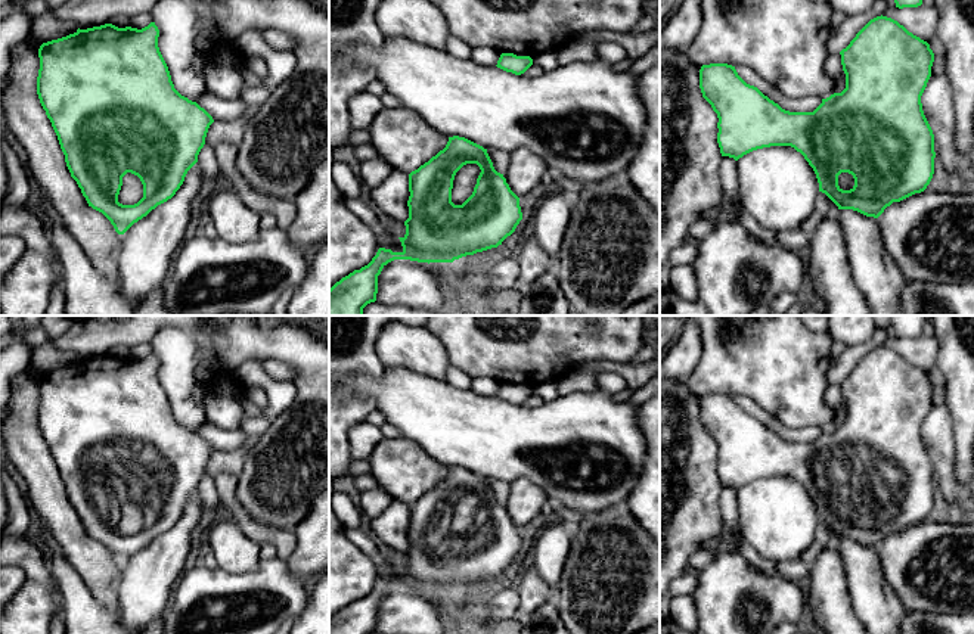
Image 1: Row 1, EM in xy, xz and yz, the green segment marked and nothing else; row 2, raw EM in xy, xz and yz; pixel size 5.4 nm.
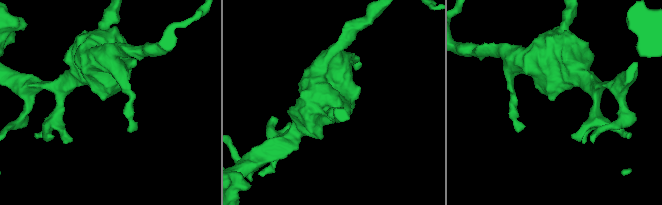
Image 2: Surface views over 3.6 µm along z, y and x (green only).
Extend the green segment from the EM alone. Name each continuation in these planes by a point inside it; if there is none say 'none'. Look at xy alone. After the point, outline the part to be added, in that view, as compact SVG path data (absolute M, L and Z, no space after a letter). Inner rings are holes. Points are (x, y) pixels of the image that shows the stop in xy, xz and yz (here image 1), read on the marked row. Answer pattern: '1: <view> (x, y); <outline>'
1: xy (132, 190); M131 173L122 177L122 186L118 195L118 202L122 205L134 205L143 198L143 184L140 178Z

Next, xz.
1: xz (465, 179); M477 164L463 165L455 175L452 202L462 205L474 192L481 170Z

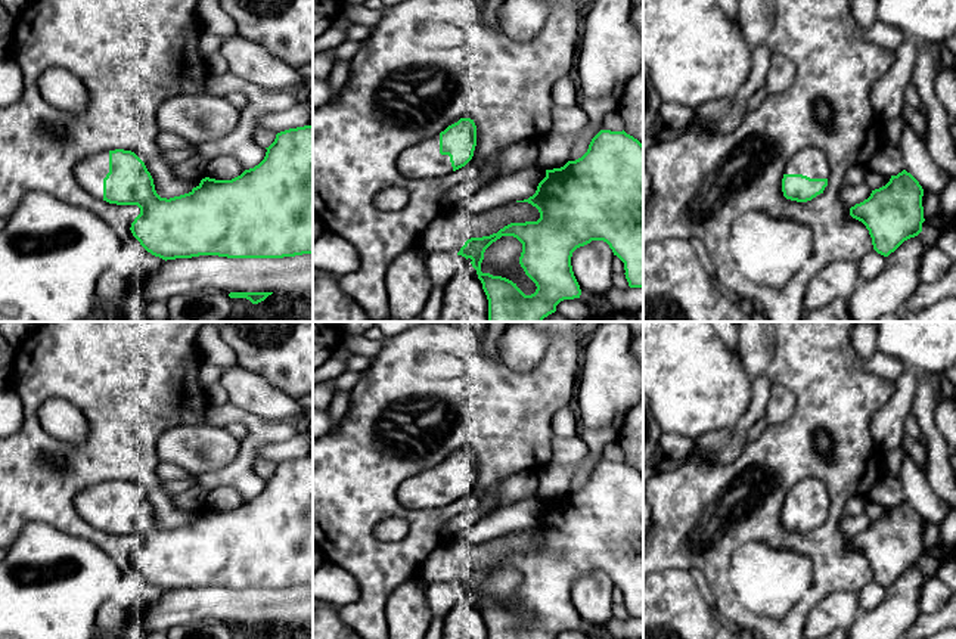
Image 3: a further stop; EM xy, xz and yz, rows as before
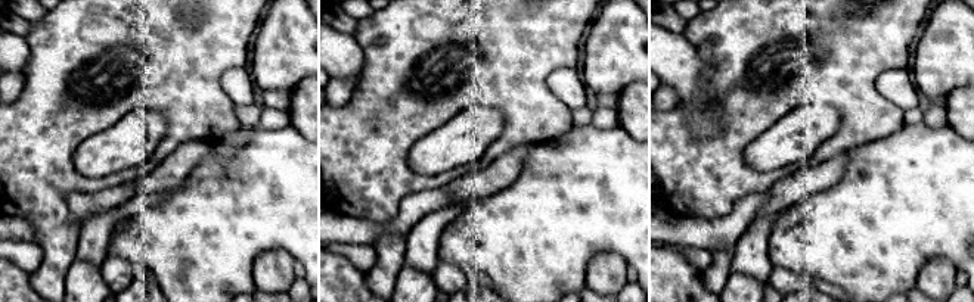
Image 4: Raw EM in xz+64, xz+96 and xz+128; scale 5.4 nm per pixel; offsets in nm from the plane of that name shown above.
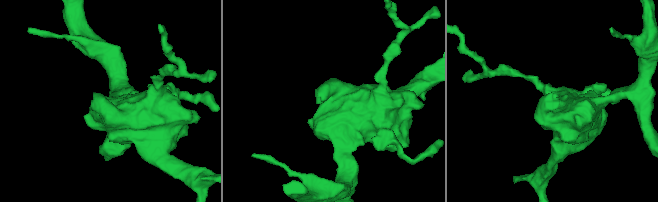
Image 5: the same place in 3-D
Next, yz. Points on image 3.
1: yz (810, 161); M806 148L788 161L785 174L803 174L810 179L829 179L831 167L826 155L820 149Z

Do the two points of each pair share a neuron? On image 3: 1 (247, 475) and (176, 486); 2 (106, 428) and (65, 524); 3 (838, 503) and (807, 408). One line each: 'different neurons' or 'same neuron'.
1: different neurons
2: same neuron
3: same neuron

